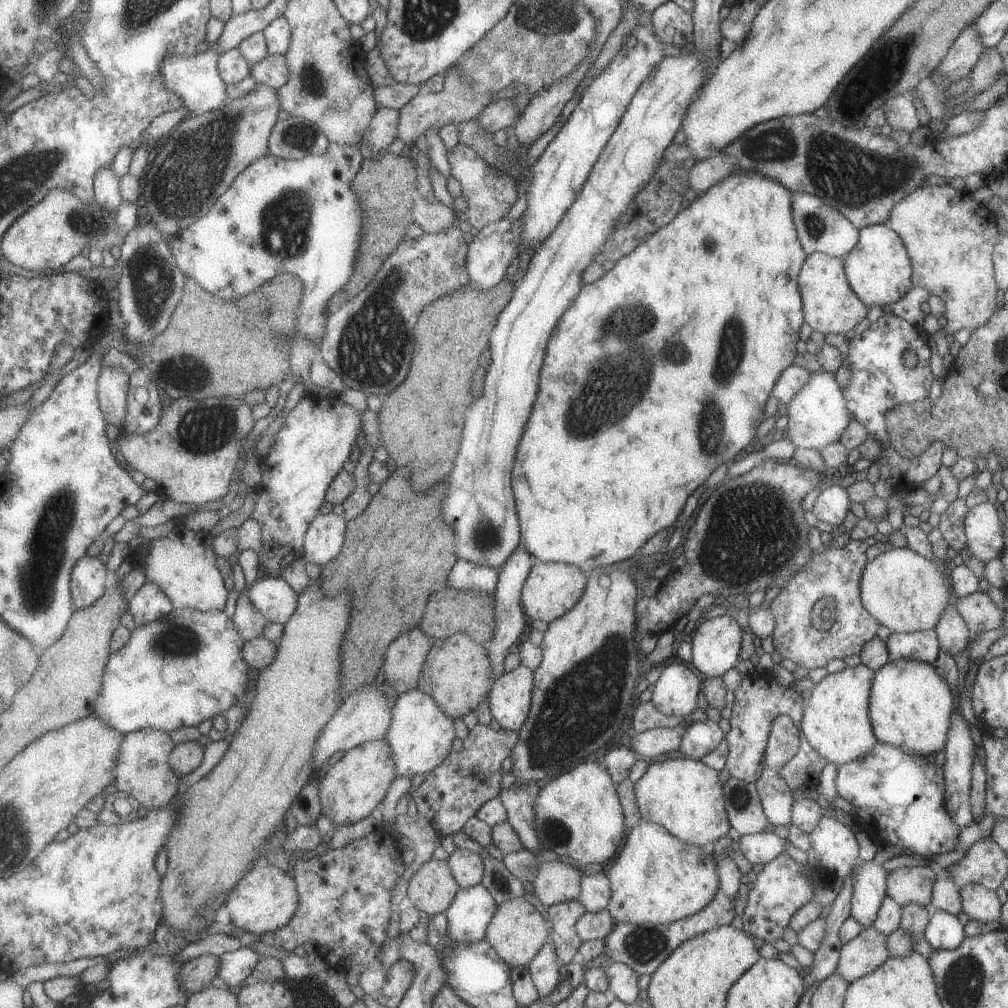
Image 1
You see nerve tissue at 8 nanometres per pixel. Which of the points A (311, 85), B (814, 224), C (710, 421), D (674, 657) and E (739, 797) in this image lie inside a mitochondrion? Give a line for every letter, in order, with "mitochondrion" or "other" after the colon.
A: mitochondrion
B: mitochondrion
C: mitochondrion
D: other
E: mitochondrion

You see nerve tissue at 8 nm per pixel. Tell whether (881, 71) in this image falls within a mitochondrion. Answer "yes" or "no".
yes

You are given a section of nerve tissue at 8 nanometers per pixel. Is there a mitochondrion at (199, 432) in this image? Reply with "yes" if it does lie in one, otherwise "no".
yes

